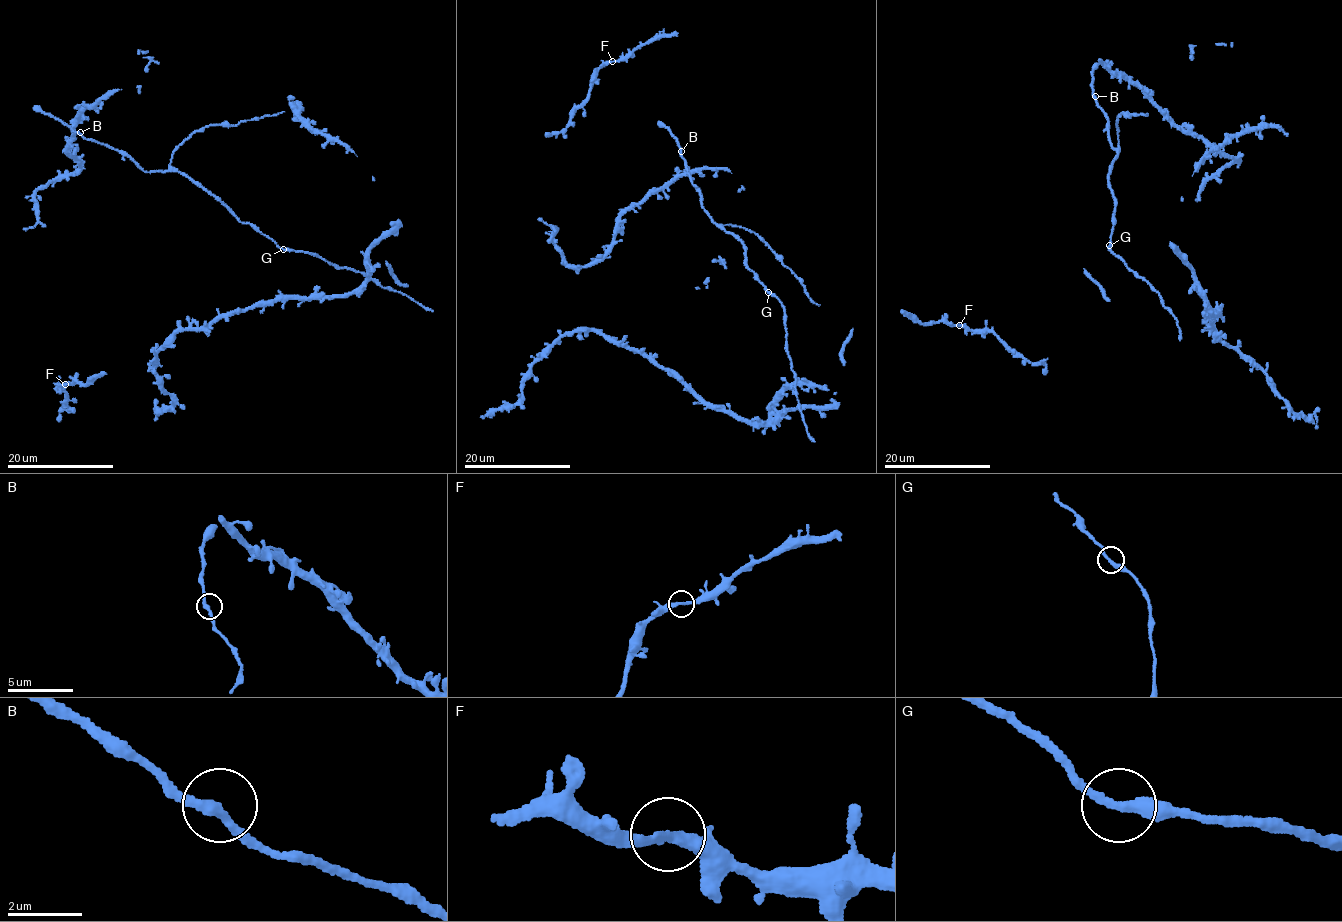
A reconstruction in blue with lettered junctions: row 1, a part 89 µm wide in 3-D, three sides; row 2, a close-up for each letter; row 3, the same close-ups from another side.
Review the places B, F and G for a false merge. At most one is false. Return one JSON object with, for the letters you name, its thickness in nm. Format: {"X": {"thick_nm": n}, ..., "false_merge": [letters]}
{"false_merge": []}

